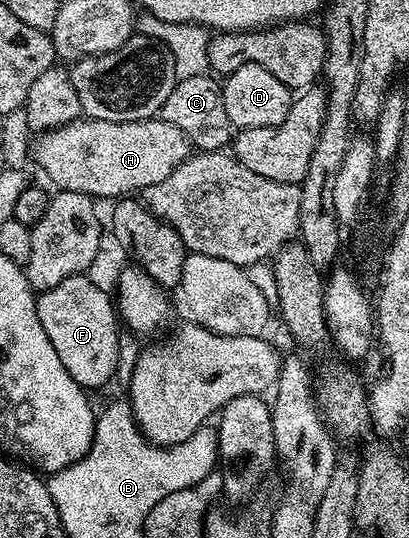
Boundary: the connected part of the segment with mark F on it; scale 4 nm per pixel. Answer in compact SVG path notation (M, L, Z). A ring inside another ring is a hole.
M86 274L74 275L61 285L53 285L53 289L38 292L35 304L37 305L37 317L41 317L41 325L45 333L49 333L49 341L53 341L53 349L57 349L57 357L61 357L61 365L77 381L80 387L103 387L115 375L119 367L119 331L121 332L121 320L117 314L116 304L112 296L107 295L94 283L87 279Z

